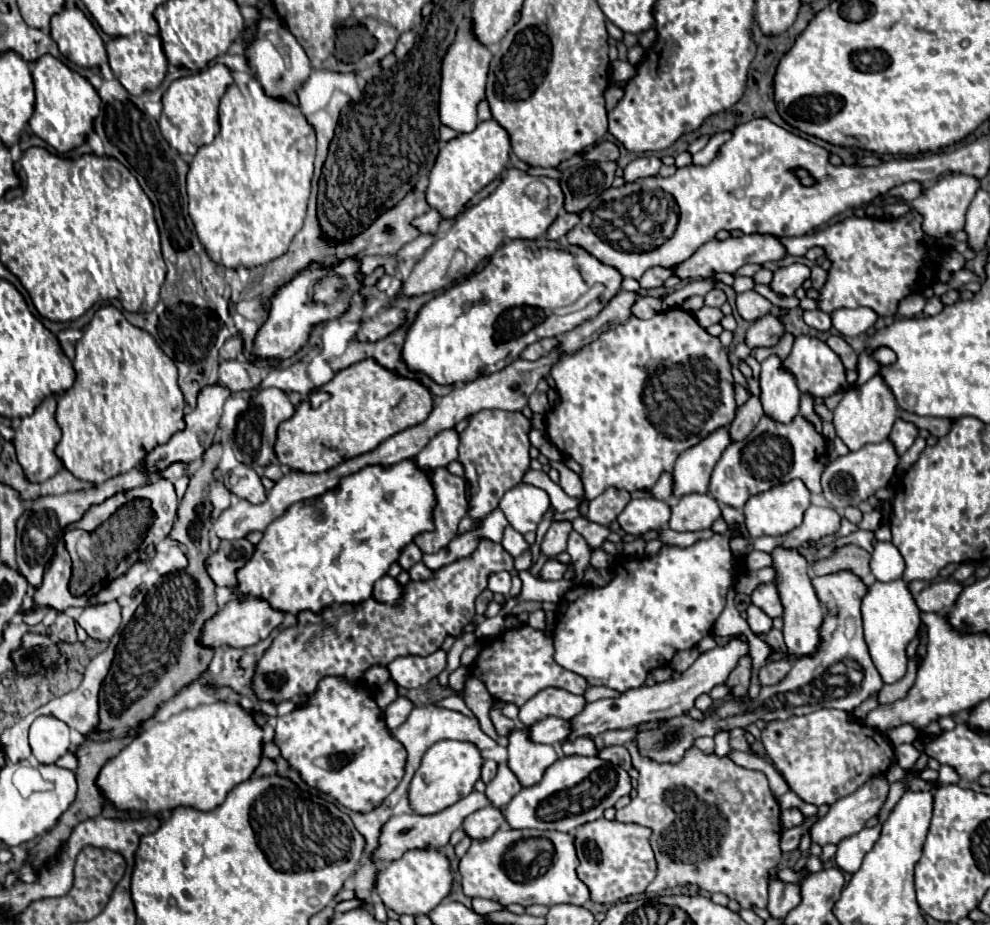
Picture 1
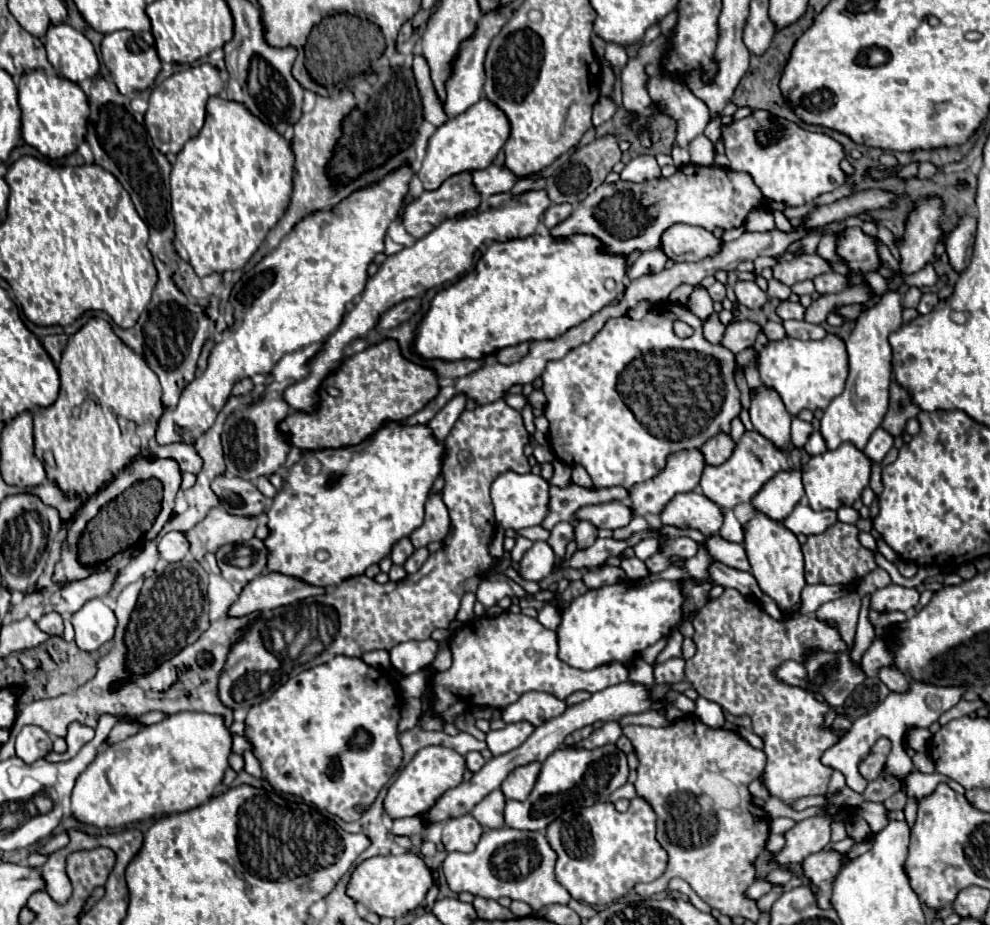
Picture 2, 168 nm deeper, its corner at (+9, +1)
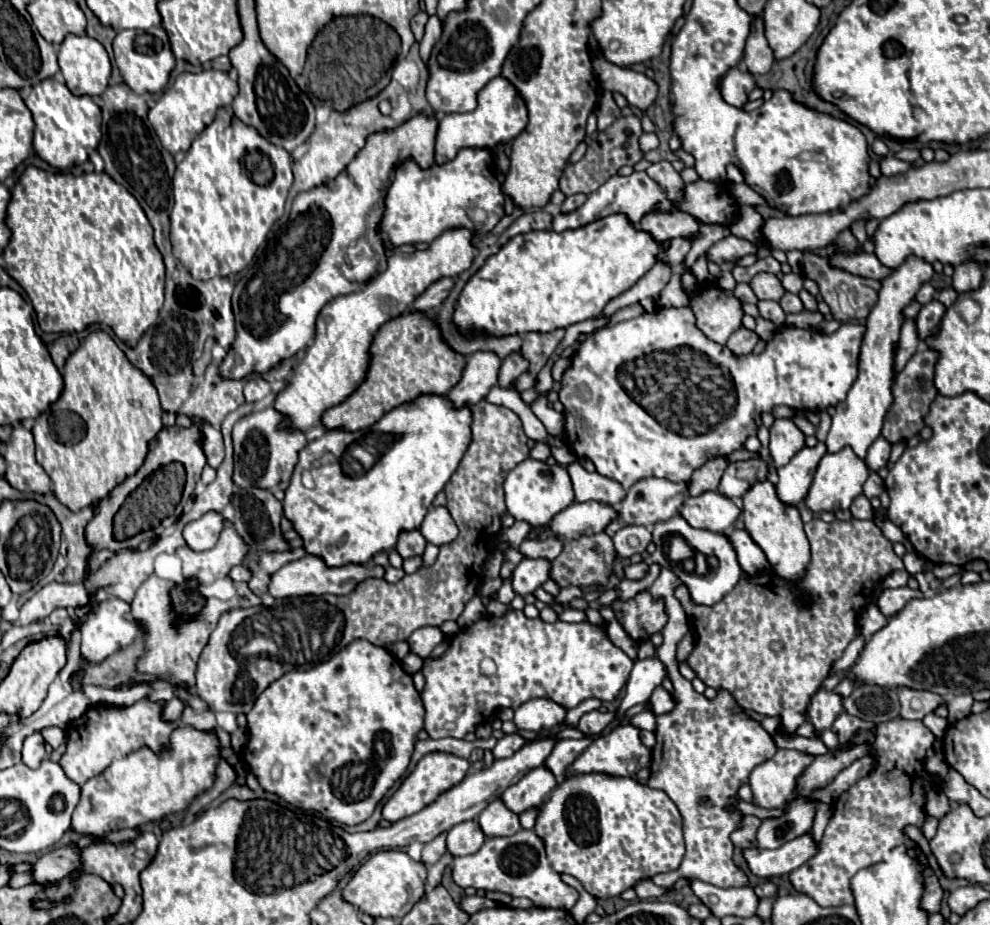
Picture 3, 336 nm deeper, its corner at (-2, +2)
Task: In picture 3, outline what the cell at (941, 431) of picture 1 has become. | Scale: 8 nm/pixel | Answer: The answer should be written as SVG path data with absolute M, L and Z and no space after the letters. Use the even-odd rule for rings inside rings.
M920 347L924 351L916 351L910 361L906 363L906 367L898 373L894 387L892 387L892 407L888 409L888 415L884 417L884 427L882 427L882 437L890 443L900 443L906 441L910 437L914 437L916 433L922 431L924 427L924 417L928 413L928 407L936 395L936 385L934 385L934 365L936 365L936 351L932 351L930 347Z

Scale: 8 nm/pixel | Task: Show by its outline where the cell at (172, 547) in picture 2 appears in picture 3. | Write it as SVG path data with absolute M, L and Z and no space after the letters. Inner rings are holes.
M208 511L200 519L190 521L184 527L184 539L188 547L192 547L194 551L212 549L218 541L220 531L224 529L224 523L226 523L226 517L218 511Z

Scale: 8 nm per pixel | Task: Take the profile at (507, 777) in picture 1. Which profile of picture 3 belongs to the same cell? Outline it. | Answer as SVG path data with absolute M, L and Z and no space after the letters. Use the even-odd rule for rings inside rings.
M500 799L492 801L478 815L478 823L486 837L508 837L508 835L514 835L520 831L518 815L512 813L510 809L506 809L506 805Z

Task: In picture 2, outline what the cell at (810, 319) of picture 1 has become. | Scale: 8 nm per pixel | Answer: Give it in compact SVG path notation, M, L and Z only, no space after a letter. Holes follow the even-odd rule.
M785 300L777 306L777 314L783 320L803 320L805 318L805 308L801 304L793 304L793 302Z

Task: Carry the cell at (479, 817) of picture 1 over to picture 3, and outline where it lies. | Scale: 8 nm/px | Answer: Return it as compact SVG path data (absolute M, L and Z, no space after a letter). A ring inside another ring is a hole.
M464 821L464 823L458 823L456 827L452 827L448 831L446 851L452 857L470 855L470 853L476 853L482 847L484 839L486 837L484 837L484 833L482 833L482 829L476 821Z

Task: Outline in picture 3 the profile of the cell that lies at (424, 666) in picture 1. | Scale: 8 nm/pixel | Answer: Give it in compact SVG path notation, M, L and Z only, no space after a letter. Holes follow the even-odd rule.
M420 627L408 637L408 643L416 655L426 659L442 639L444 639L444 635L442 635L440 627Z

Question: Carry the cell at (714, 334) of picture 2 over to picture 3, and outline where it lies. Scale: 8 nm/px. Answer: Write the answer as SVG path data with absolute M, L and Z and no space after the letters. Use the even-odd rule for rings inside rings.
M716 283L698 285L688 307L694 311L696 327L712 341L724 345L728 337L742 327L742 301L732 291L720 289Z

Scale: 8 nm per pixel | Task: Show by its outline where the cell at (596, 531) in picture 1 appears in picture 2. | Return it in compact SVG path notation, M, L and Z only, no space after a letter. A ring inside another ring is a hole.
M561 522L551 530L551 538L549 538L549 546L553 548L553 552L561 558L567 552L567 544L573 542L573 526L569 522Z

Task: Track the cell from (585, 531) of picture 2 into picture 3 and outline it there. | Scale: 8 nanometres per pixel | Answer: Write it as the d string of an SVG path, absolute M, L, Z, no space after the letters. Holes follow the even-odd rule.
M604 531L590 535L590 537L580 537L580 539L564 543L564 551L550 563L552 565L550 567L550 579L554 579L558 587L568 587L568 585L574 585L574 587L592 587L592 585L604 587L608 583L608 577L612 575L614 559L616 559L614 543Z

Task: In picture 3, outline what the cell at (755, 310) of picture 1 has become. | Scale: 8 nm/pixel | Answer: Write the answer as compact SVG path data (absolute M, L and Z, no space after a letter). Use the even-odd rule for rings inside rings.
M758 273L754 275L754 279L750 281L752 291L756 293L758 299L772 299L778 301L784 295L784 287L780 283L780 279L774 273Z

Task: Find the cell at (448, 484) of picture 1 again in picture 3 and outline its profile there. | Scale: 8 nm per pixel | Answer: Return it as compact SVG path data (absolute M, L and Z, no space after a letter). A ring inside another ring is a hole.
M432 507L420 525L420 533L432 545L446 545L458 537L458 527L446 507Z

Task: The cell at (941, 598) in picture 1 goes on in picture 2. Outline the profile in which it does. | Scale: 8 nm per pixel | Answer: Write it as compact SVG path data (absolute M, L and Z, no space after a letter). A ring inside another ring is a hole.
M897 584L875 590L871 596L871 608L879 610L879 612L901 610L901 612L909 614L917 606L917 602L919 602L919 592L915 588L903 588Z

